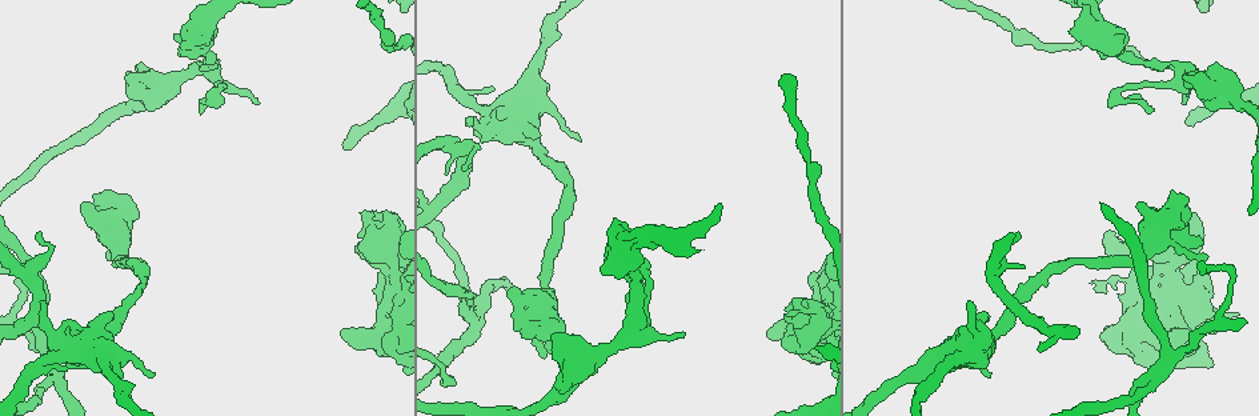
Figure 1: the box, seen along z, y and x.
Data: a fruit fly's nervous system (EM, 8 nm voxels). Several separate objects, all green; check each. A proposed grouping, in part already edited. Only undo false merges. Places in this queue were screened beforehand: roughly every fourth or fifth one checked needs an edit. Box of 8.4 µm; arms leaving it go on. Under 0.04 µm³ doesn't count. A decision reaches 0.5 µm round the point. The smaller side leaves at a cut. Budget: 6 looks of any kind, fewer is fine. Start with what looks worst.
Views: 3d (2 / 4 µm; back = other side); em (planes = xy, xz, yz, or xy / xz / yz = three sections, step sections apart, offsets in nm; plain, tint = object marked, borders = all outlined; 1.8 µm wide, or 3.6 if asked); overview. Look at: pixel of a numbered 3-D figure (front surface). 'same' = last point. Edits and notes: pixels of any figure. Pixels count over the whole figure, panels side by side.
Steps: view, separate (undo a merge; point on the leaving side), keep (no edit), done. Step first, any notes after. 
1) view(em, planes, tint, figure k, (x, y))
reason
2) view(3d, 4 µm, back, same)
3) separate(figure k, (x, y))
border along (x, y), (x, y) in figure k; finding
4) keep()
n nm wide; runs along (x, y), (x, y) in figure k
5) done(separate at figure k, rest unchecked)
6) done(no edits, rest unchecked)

view(3d, 4 µm, figure 1, (1165, 360))
looks like a crossing

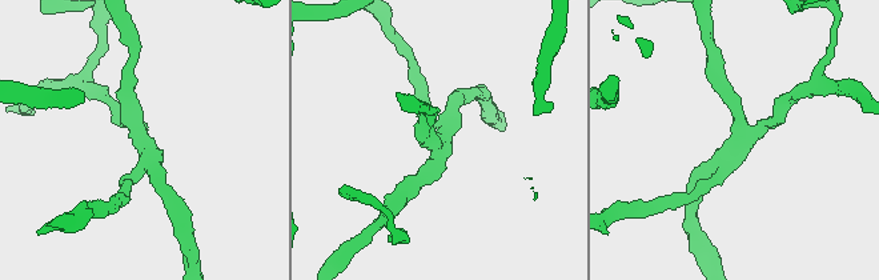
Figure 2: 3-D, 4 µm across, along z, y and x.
view(em, planes, plain, figure 2, (436, 138))
4 arms; need the tissue

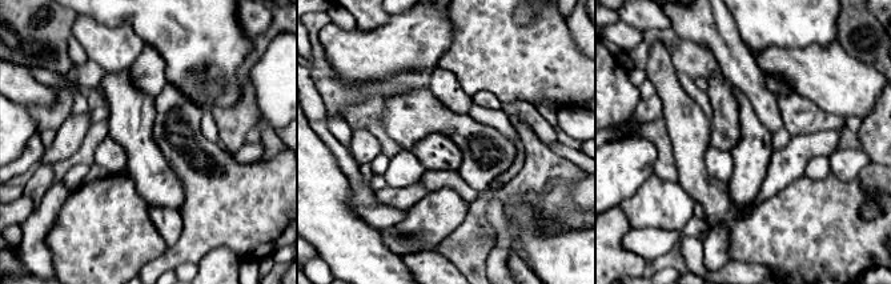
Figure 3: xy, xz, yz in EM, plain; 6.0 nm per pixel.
view(em, planes, borders, same)

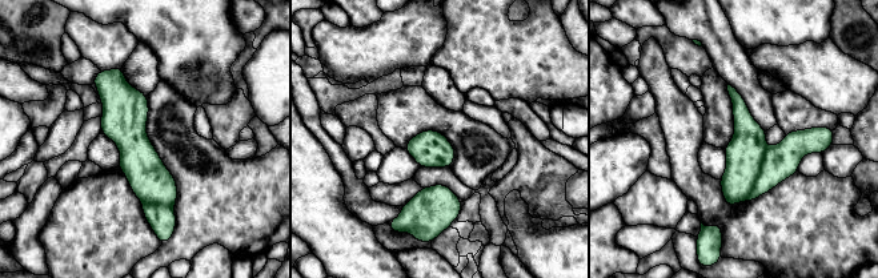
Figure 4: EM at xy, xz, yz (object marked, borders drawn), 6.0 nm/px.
keep()
runs along (103, 73), (156, 188), (156, 218) in figure 4; one cell here

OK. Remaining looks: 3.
view(em, planes, plain, figure 1, (1167, 269))
touches itself

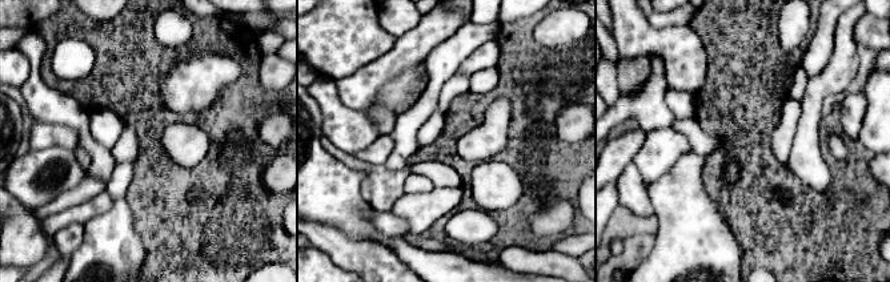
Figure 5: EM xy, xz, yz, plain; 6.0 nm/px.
view(em, planes, tint, same)
with the object marked

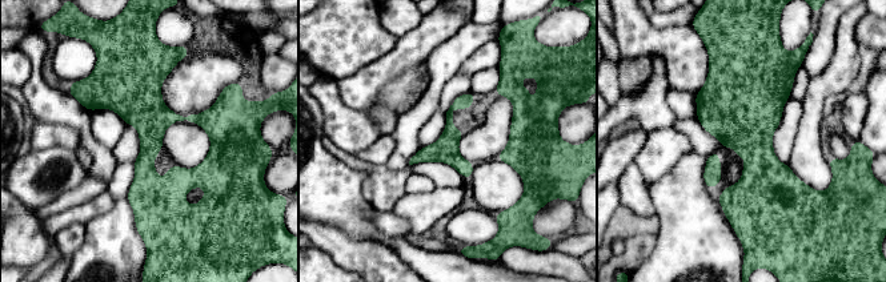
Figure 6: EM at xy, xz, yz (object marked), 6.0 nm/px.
keep()
160 nm wide; runs along (143, 59), (147, 189), (156, 218) in figure 6; one cell here

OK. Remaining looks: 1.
view(em, yz, step 8, tint, figure 1, (1170, 64))
arms part here

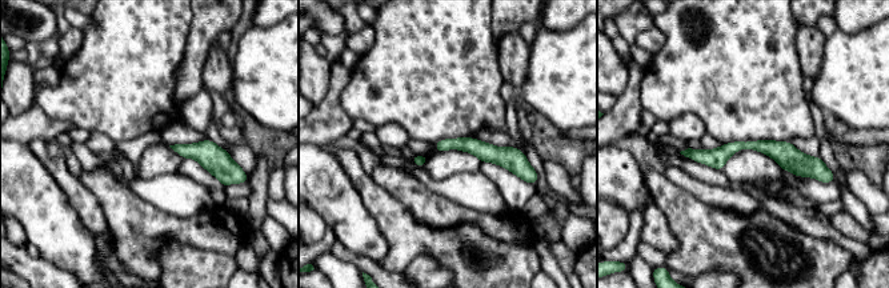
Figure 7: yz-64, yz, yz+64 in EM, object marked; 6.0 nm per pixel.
keep()
30 nm wide; one cell here

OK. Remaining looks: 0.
done(no edits, rest unchecked)

